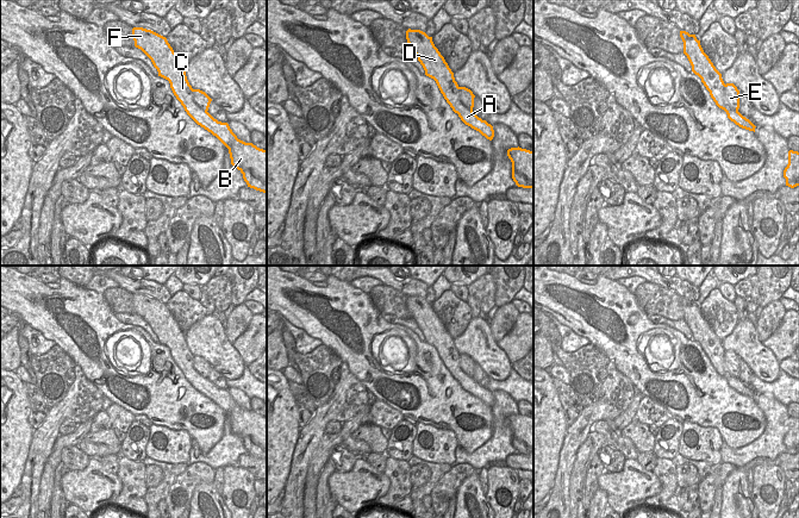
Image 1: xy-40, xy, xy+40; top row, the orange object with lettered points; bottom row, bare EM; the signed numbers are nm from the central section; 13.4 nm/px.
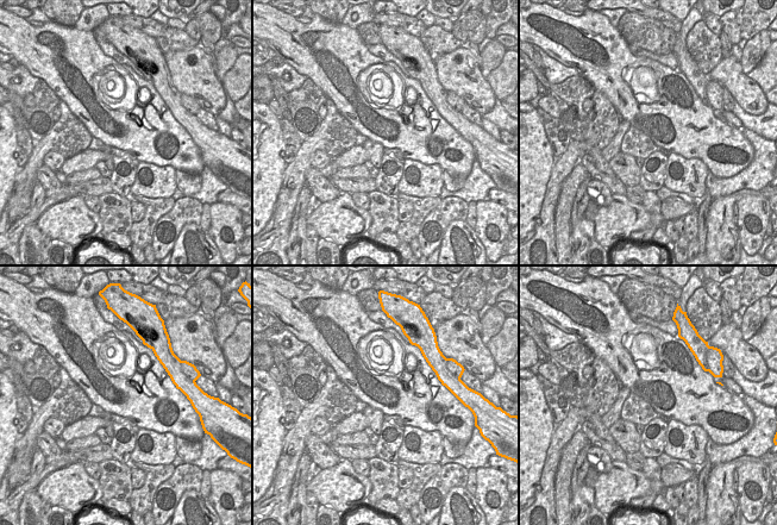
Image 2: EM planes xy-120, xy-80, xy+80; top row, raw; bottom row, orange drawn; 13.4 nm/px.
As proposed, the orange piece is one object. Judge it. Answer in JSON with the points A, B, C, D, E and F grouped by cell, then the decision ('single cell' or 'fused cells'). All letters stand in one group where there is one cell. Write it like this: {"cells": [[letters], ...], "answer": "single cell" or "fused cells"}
{"cells": [["A", "B", "C", "D", "F"], ["E"]], "answer": "fused cells"}

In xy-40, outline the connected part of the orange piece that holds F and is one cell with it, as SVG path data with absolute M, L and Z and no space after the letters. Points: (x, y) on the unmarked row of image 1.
M133 294L132 304L135 313L151 326L158 343L169 348L187 381L229 416L231 431L243 441L248 454L267 460L267 417L238 406L227 389L218 388L195 370L185 333L166 304L143 294Z

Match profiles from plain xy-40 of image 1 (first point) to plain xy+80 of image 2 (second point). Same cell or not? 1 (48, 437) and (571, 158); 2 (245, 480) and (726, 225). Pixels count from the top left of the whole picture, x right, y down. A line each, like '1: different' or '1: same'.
1: same
2: different

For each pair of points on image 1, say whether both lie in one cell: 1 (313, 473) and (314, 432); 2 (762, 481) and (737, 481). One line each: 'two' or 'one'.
1: two
2: two

